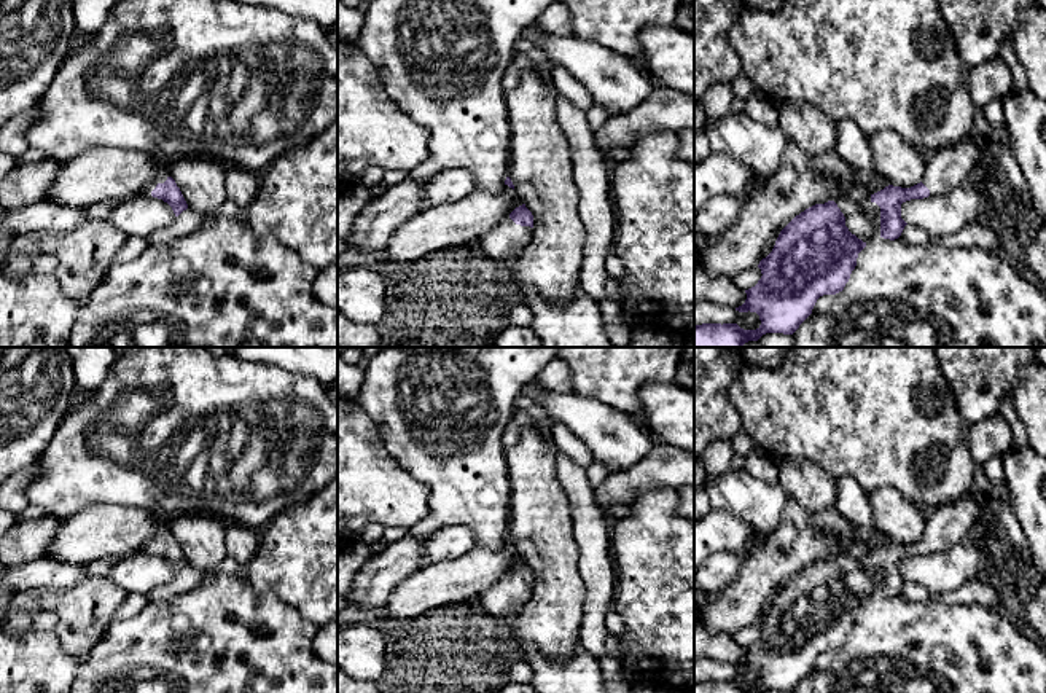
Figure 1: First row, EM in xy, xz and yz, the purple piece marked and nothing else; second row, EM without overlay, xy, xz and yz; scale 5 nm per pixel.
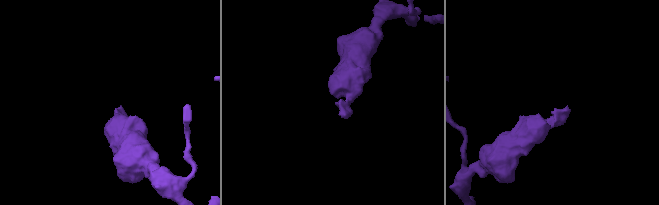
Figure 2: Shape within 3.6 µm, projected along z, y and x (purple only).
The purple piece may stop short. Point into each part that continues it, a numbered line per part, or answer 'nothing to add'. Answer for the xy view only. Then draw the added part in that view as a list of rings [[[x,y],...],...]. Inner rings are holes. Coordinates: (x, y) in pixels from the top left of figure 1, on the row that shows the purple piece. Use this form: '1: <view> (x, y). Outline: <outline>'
1: xy (164, 172). Outline: [[[161,161],[161,169],[156,174],[154,180],[150,182],[139,194],[151,196],[151,191],[158,183],[164,183],[170,177],[169,162]]]

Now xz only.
1: xz (505, 239). Outline: [[[505,218],[486,231],[479,242],[494,260],[509,264],[513,255],[519,253],[532,237],[533,228],[516,225],[511,218]]]

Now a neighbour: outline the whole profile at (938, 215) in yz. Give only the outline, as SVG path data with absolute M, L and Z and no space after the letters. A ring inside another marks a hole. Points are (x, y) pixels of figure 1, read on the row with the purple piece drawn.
M958 185L941 194L903 202L901 218L930 237L943 237L978 223L986 206L986 196L976 188Z

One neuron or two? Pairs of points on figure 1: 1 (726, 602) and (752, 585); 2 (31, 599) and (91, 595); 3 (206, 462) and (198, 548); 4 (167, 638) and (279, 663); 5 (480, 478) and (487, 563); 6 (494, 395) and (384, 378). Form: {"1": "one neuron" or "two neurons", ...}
{"1": "one neuron", "2": "one neuron", "3": "two neurons", "4": "one neuron", "5": "two neurons", "6": "one neuron"}

